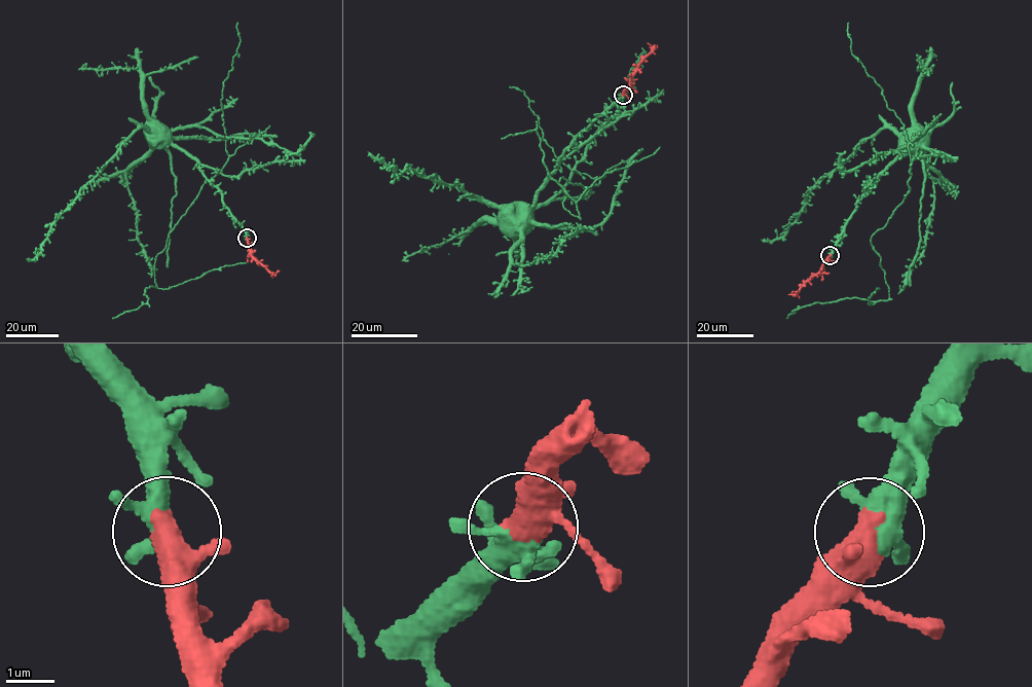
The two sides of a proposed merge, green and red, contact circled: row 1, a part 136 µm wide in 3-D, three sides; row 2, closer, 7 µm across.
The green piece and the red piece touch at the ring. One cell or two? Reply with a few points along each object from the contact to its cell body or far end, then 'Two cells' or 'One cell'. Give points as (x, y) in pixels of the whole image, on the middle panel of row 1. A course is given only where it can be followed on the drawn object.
Course of green: (623, 95), (533, 207), (600, 224), (630, 159), (585, 188), (560, 178), (578, 217), (536, 130), (501, 139). Course of red: (623, 95), (637, 65), (651, 52), (648, 43). One cell

